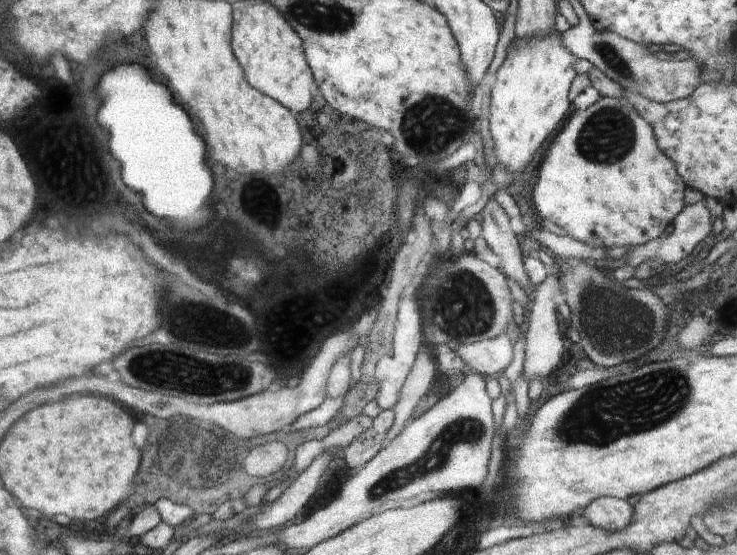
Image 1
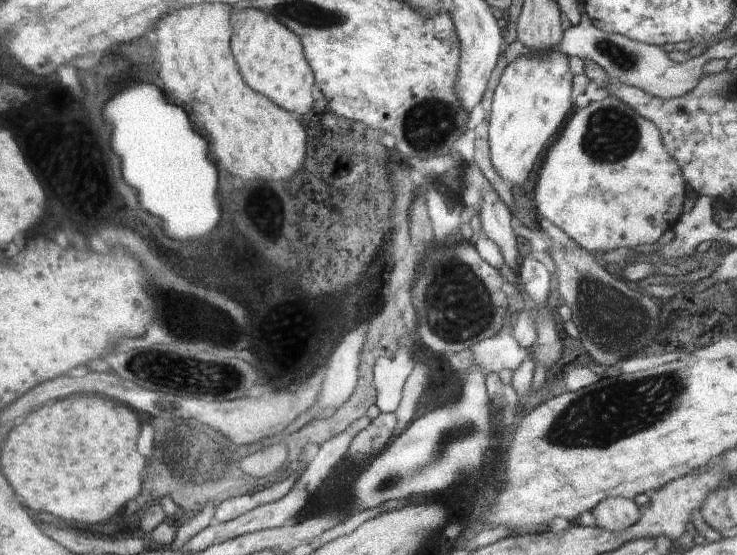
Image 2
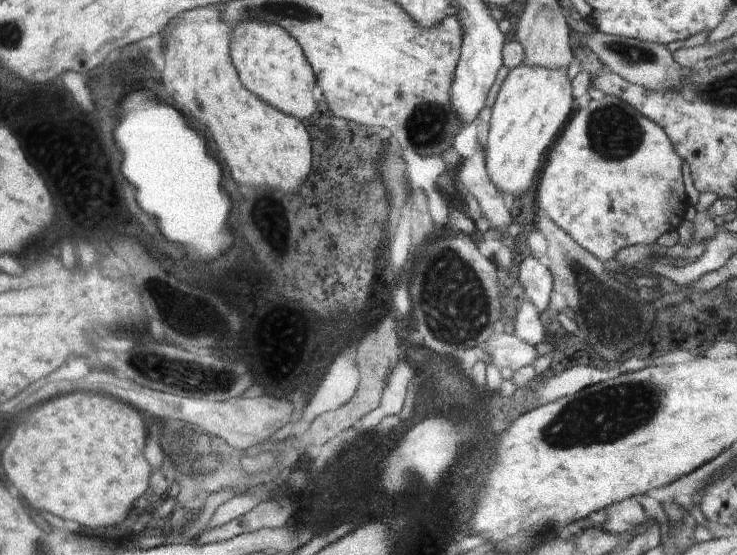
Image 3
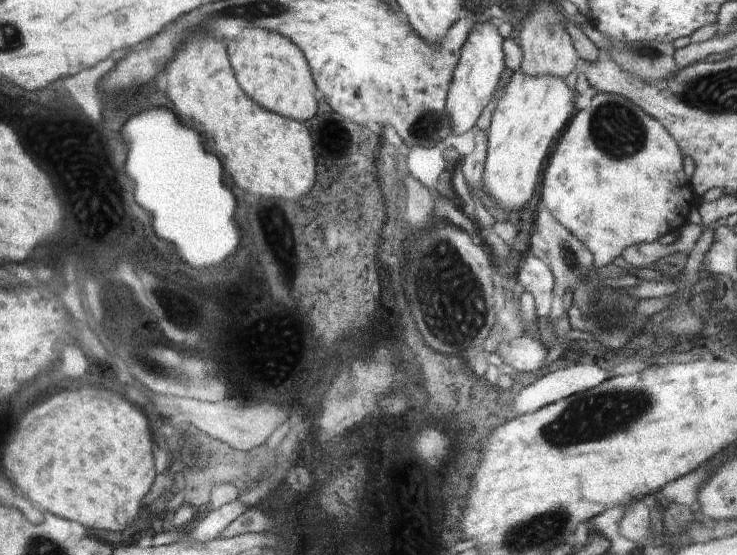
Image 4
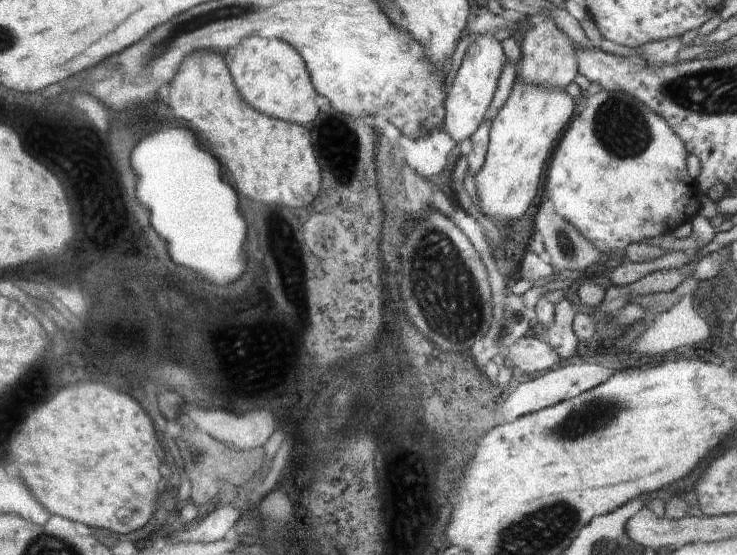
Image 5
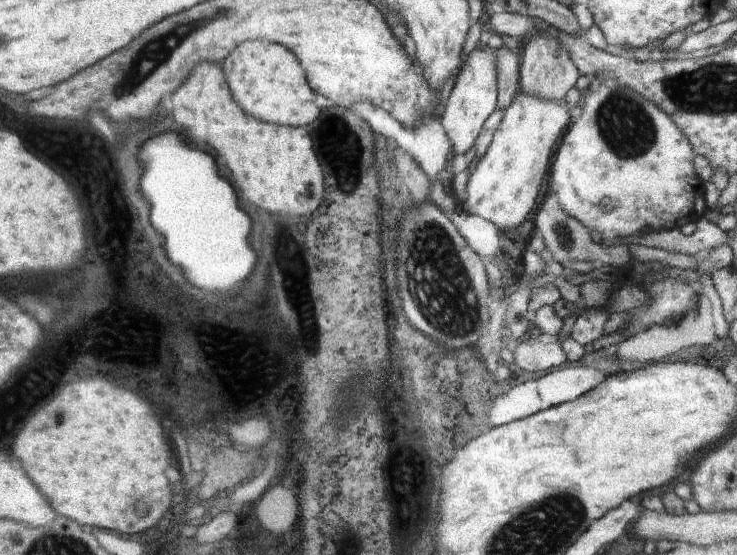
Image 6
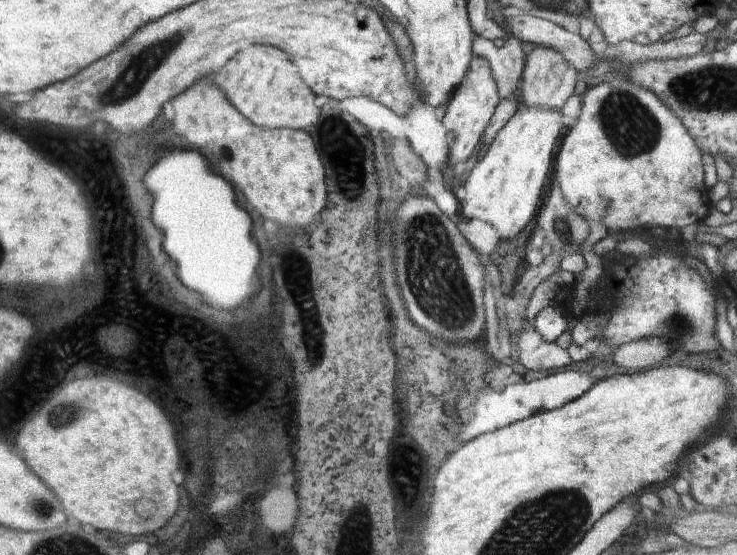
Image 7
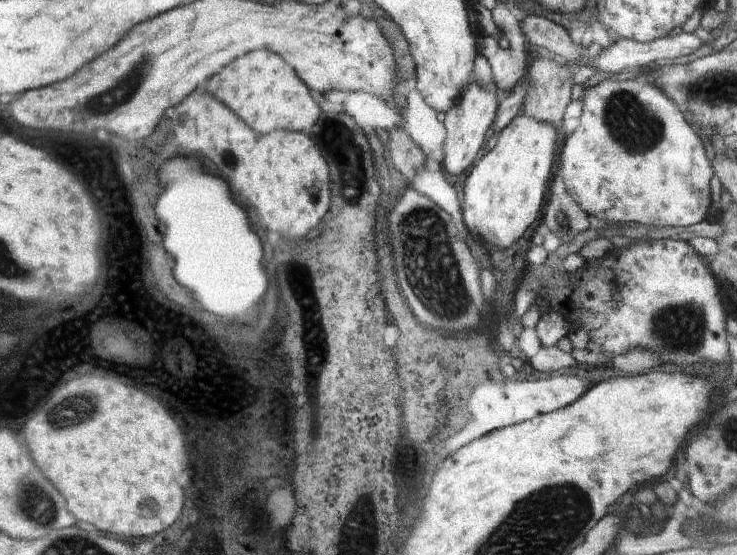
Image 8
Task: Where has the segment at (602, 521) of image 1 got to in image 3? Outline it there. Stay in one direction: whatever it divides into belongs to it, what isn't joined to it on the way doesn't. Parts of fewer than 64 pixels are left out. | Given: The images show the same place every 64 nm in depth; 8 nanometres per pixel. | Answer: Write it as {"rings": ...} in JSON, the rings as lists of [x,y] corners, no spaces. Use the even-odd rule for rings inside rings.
{"rings":[[[634,497],[625,498],[622,501],[618,501],[603,508],[605,512],[605,521],[603,522],[603,528],[610,533],[628,534],[635,531],[647,518],[648,513],[640,505],[640,502]]]}

